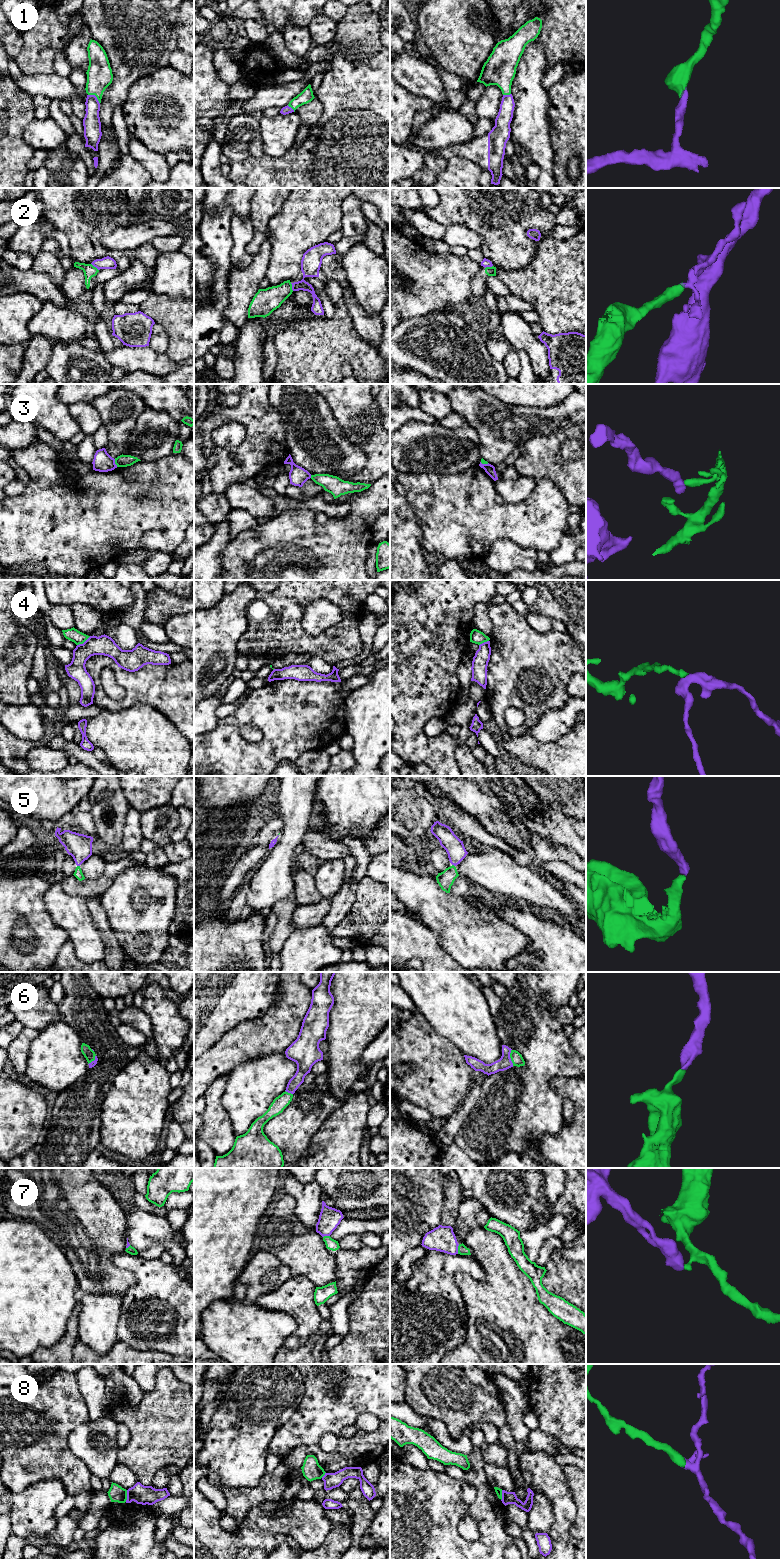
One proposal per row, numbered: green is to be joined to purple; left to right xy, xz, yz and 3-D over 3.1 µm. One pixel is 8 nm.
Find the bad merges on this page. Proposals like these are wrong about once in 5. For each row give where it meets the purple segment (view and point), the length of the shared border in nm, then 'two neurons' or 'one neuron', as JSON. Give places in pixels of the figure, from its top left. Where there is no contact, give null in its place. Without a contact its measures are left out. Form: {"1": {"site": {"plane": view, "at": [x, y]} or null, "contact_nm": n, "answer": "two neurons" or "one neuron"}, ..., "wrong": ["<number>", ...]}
{"1": {"site": {"plane": "xy", "at": [95, 96]}, "contact_nm": 120, "answer": "one neuron"}, "2": {"site": {"plane": "xy", "at": [95, 266]}, "contact_nm": 90, "answer": "two neurons"}, "3": {"site": {"plane": "xy", "at": [114, 463]}, "contact_nm": 70, "answer": "two neurons"}, "4": {"site": {"plane": "xy", "at": [84, 642]}, "contact_nm": 130, "answer": "two neurons"}, "5": {"site": {"plane": "xy", "at": [78, 865]}, "contact_nm": 30, "answer": "one neuron"}, "6": {"site": {"plane": "yz", "at": [509, 1057]}, "contact_nm": 140, "answer": "one neuron"}, "7": {"site": {"plane": "yz", "at": [457, 1249]}, "contact_nm": 80, "answer": "two neurons"}, "8": {"site": {"plane": "xy", "at": [127, 1496]}, "contact_nm": 100, "answer": "two neurons"}, "wrong": ["2", "3", "4", "7", "8"]}

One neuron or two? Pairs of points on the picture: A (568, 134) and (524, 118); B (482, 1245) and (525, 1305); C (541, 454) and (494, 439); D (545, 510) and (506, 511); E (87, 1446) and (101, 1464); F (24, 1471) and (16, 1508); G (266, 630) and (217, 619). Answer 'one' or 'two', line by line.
A: two
B: one
C: two
D: one
E: one
F: two
G: two

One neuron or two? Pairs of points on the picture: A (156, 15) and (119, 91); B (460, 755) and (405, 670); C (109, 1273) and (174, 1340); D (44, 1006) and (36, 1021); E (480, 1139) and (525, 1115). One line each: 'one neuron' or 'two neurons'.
A: one neuron
B: two neurons
C: two neurons
D: one neuron
E: one neuron

